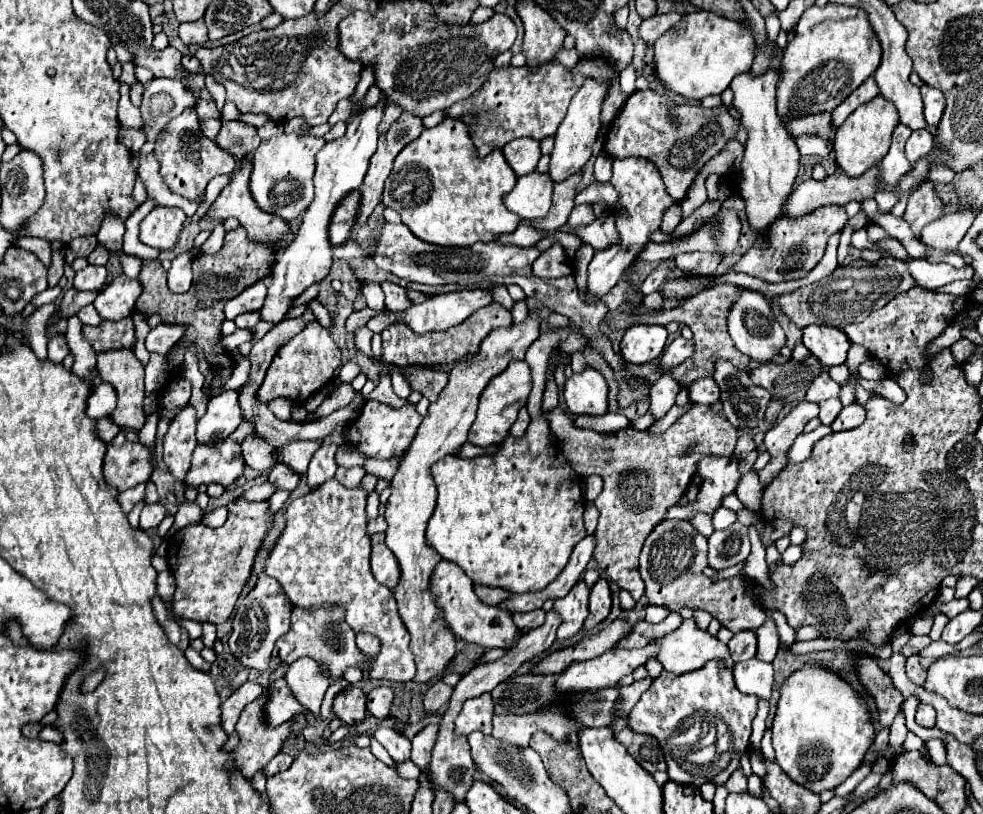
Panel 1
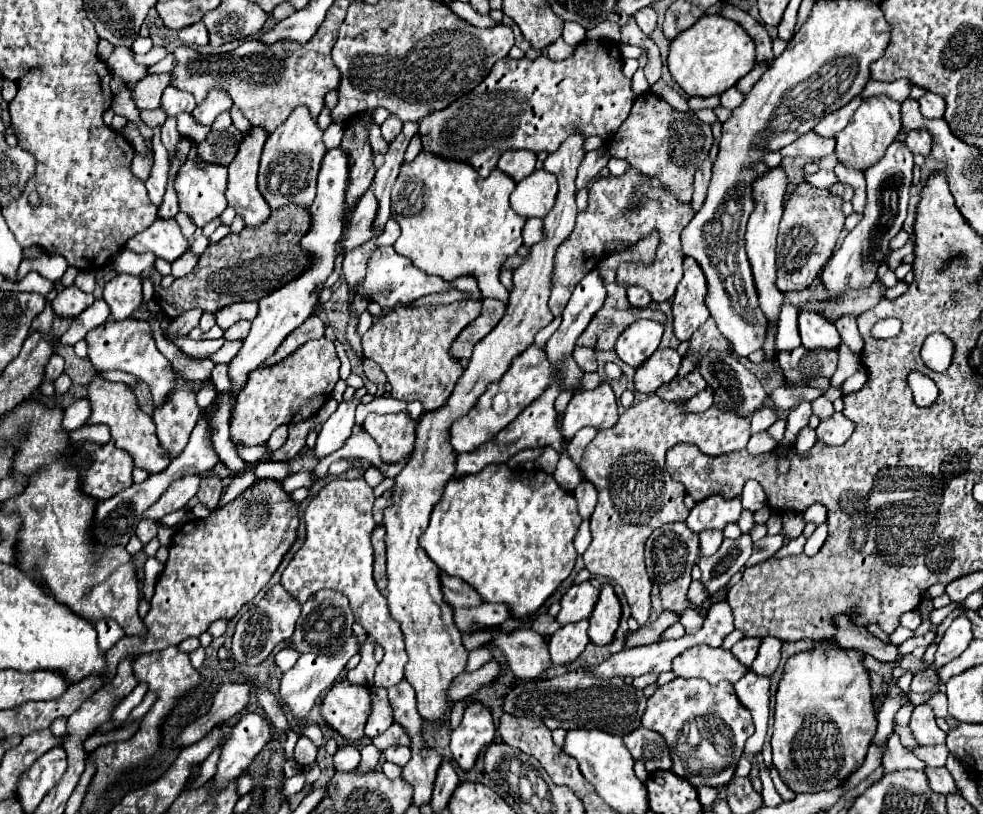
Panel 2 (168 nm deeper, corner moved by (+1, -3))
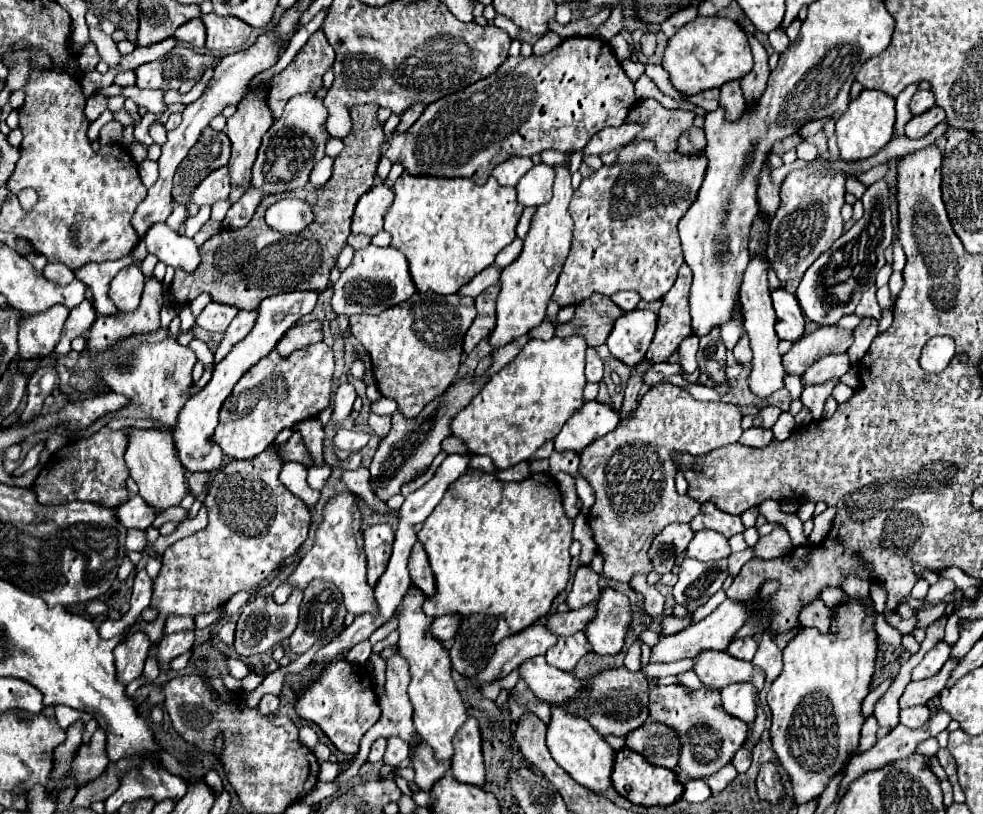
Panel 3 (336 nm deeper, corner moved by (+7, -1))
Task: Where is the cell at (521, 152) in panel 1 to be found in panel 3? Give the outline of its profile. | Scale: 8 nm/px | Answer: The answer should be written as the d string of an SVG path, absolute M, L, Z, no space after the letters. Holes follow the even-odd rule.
M510 158L504 164L498 164L492 172L492 176L498 180L500 186L516 186L518 180L532 168L530 158Z

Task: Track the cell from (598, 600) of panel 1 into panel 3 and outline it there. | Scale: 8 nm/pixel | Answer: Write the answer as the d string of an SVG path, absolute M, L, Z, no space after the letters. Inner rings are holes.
M606 588L598 600L596 618L586 628L586 638L592 650L600 656L618 654L624 646L630 622L632 622L630 600L624 594Z

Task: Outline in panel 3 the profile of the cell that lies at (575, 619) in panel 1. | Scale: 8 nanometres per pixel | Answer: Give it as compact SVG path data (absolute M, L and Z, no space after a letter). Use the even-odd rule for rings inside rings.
M576 632L572 636L562 636L556 646L548 648L546 662L564 672L570 672L576 668L578 660L588 652L590 652L590 648L588 648L588 640L586 640L584 632Z

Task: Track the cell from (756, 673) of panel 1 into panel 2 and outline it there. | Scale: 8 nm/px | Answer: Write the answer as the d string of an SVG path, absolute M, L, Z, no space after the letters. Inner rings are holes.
M748 670L744 678L734 684L736 696L746 706L754 718L756 732L744 746L744 756L762 750L766 738L766 722L768 722L768 704L770 704L770 678L760 676L754 670Z

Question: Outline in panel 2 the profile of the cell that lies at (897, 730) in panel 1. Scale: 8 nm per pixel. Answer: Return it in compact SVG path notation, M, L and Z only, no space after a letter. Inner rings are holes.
M892 734L888 740L888 752L882 758L882 767L884 774L890 774L898 770L924 770L926 764L902 746L898 734Z

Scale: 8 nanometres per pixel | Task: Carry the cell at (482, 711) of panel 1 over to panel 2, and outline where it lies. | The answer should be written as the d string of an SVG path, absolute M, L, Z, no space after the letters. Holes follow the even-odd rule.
M468 704L464 718L456 730L452 730L450 752L462 770L472 770L478 754L494 740L496 726L492 712L480 704Z

